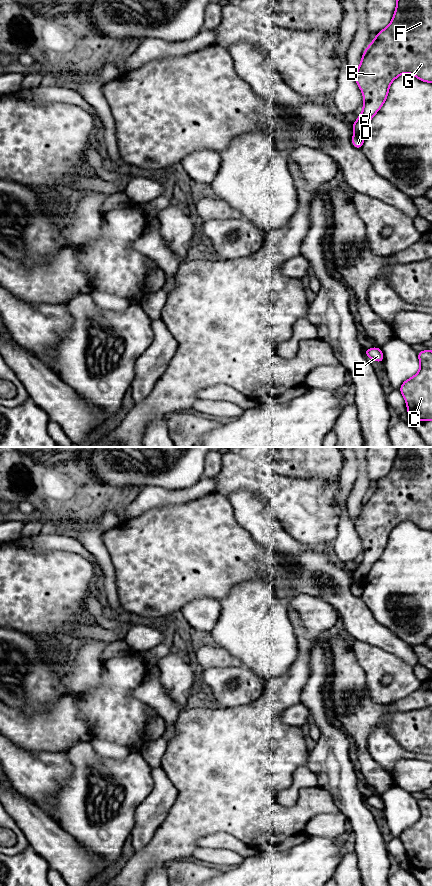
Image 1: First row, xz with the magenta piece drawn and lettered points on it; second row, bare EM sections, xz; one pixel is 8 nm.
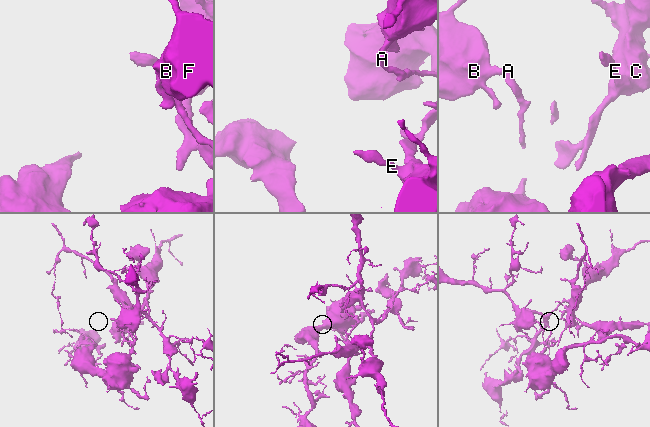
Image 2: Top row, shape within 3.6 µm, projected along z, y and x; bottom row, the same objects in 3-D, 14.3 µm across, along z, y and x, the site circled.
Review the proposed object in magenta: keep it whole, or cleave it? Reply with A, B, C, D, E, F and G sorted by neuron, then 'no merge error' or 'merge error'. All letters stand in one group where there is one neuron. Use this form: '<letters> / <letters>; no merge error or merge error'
A C E / B D F G; merge error

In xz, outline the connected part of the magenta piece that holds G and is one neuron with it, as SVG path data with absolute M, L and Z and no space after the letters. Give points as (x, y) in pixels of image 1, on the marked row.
M397 0L391 23L378 32L365 49L355 73L355 81L362 91L364 103L362 113L352 124L354 133L362 132L370 123L372 117L386 101L390 84L403 73L411 73L421 81L432 83L432 0Z

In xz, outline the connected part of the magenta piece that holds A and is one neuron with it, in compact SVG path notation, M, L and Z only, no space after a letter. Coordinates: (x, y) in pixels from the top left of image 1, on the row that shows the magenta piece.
M362 132L354 133L352 137L352 145L357 149L361 149L363 144L364 144L363 133Z

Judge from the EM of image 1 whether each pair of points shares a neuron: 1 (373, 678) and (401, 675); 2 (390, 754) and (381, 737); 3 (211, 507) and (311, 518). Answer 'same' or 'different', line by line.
1: same
2: same
3: different

